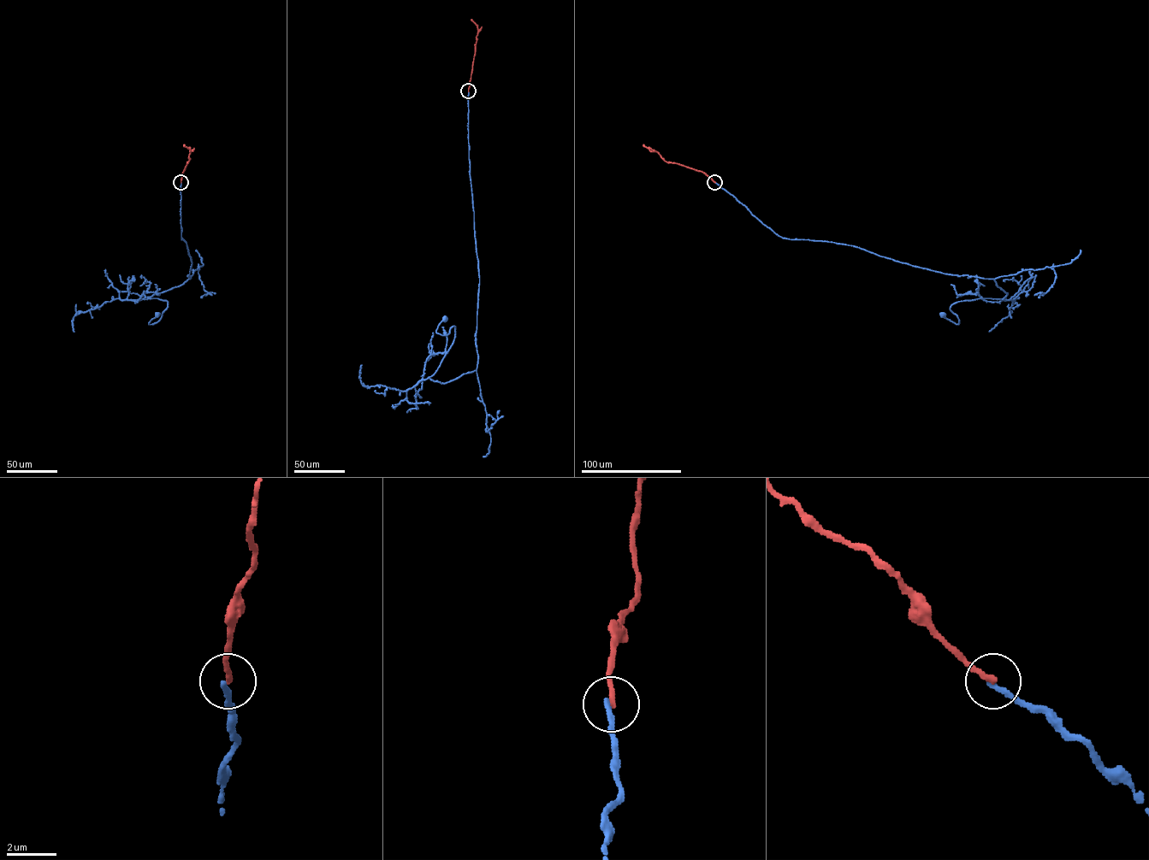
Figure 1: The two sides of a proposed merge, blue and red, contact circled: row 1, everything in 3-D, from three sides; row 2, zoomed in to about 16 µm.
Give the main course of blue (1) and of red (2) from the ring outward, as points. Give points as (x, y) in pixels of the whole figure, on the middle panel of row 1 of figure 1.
1: (468, 91), (477, 363), (441, 383), (429, 377), (455, 337), (454, 326), (447, 335), (435, 332), (444, 318)
2: (468, 91), (478, 32), (477, 26), (470, 20)

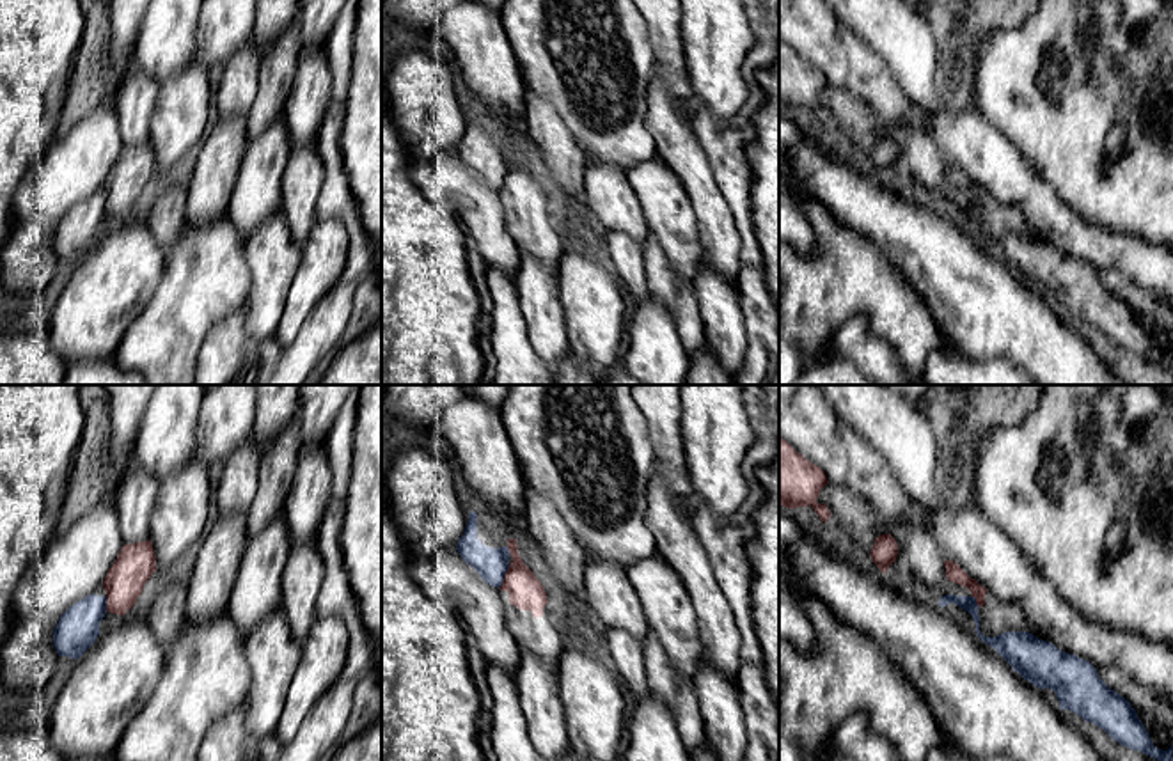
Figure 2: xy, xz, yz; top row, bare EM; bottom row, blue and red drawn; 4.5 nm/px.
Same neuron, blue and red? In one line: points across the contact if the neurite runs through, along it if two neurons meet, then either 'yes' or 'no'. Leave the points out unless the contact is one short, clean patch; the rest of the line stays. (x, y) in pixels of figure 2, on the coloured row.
border xz (510, 564), (499, 586); no

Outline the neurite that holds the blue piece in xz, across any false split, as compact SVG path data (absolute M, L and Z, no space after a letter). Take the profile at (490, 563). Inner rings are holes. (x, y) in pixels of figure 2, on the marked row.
M472 511L468 514L465 532L456 550L486 584L493 587L502 585L511 553L504 534L483 513Z

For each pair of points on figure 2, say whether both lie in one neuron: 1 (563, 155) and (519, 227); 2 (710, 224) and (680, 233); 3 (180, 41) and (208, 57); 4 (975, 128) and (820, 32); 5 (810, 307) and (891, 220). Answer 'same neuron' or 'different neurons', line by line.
1: different neurons
2: different neurons
3: different neurons
4: different neurons
5: different neurons

